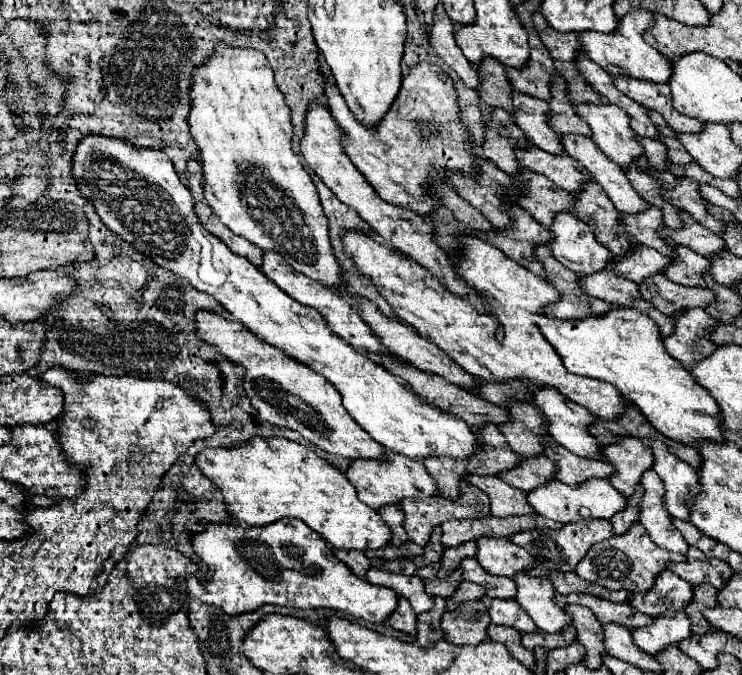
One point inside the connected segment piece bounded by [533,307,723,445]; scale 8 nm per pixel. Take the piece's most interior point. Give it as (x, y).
(624, 348)

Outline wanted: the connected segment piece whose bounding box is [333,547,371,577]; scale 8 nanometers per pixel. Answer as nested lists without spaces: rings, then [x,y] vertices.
[[[333,547],[333,553],[357,575],[357,577],[363,577],[367,573],[367,567],[371,567],[371,561],[365,557],[365,553],[357,551],[357,549],[335,549]]]

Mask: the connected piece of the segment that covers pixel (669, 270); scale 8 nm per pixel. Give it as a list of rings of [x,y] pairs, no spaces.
[[[675,245],[675,259],[671,259],[669,267],[663,269],[663,275],[675,283],[691,285],[691,287],[705,287],[701,281],[701,275],[709,269],[707,257]]]

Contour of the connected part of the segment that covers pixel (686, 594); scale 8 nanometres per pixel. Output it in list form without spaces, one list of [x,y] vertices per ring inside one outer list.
[[[669,569],[659,573],[659,579],[655,579],[655,587],[651,591],[643,593],[631,593],[629,603],[651,617],[661,615],[663,611],[683,611],[683,607],[691,601],[693,597],[693,587],[691,583],[679,579],[675,573]]]

